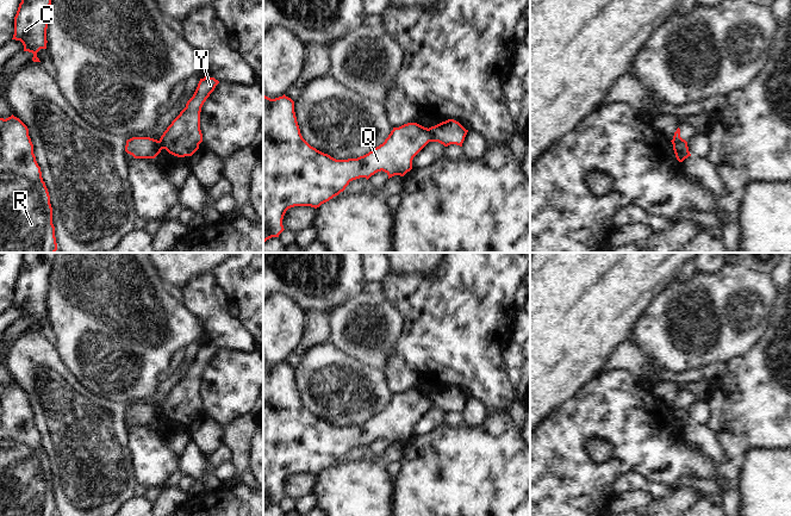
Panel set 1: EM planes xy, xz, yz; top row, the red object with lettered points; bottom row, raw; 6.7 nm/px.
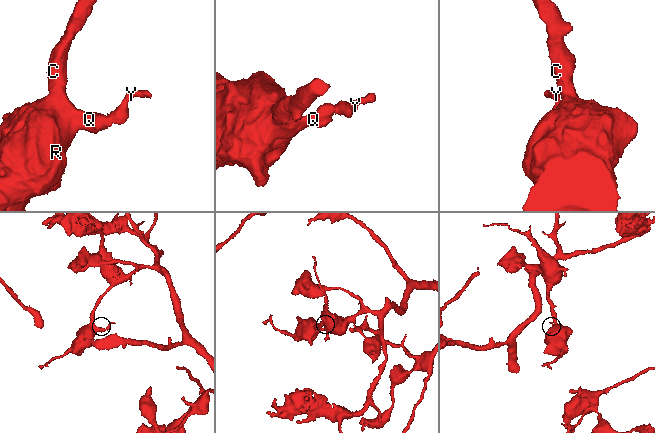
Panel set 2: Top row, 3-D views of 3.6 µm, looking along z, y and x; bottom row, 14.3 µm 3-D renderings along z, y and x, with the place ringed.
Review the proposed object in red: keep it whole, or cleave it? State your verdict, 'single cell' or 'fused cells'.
fused cells

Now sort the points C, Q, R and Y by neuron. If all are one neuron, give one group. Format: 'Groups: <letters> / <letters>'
Groups: C Q R / Y.

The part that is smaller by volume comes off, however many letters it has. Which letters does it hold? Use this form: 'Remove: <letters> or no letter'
Remove: Y.

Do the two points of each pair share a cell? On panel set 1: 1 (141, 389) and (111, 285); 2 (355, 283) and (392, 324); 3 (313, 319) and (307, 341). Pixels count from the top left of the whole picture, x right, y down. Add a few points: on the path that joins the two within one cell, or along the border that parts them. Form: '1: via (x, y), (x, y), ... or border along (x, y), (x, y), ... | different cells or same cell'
1: via (138, 362), (138, 316), (134, 311) | same cell
2: border along (362, 290), (338, 305) | different cells
3: via (313, 324), (312, 336) | same cell

